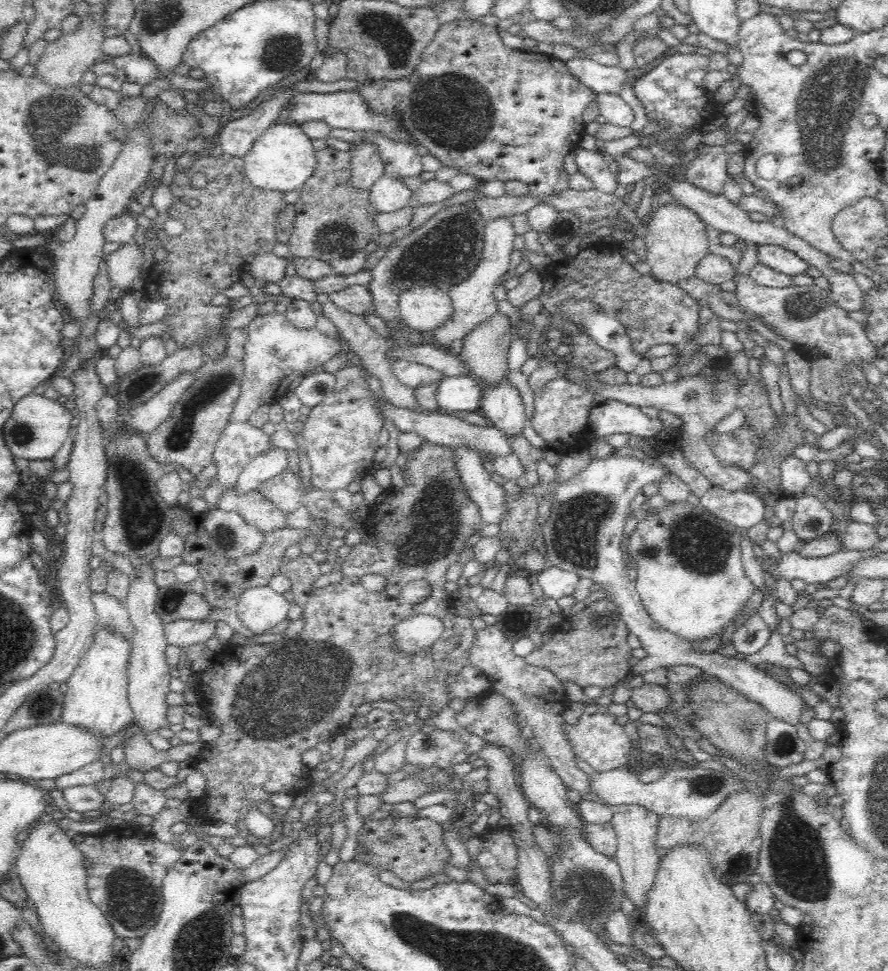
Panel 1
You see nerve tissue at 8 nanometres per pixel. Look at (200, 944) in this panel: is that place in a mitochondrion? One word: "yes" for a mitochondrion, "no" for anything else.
yes

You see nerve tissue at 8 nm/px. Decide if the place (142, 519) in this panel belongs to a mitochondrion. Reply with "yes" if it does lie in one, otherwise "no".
yes

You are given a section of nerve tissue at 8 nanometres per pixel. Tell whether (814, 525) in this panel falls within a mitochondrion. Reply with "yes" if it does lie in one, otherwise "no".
no

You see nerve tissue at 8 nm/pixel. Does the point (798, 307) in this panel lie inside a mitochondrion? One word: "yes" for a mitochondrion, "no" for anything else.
yes

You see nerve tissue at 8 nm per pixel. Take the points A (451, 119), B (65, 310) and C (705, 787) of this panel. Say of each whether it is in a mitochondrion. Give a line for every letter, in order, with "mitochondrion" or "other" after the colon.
A: mitochondrion
B: other
C: mitochondrion

